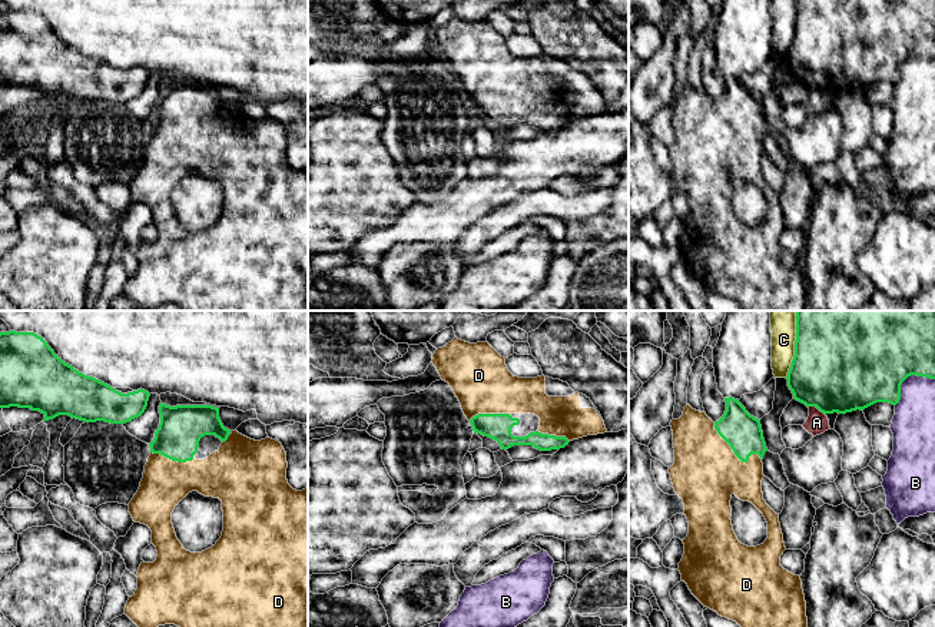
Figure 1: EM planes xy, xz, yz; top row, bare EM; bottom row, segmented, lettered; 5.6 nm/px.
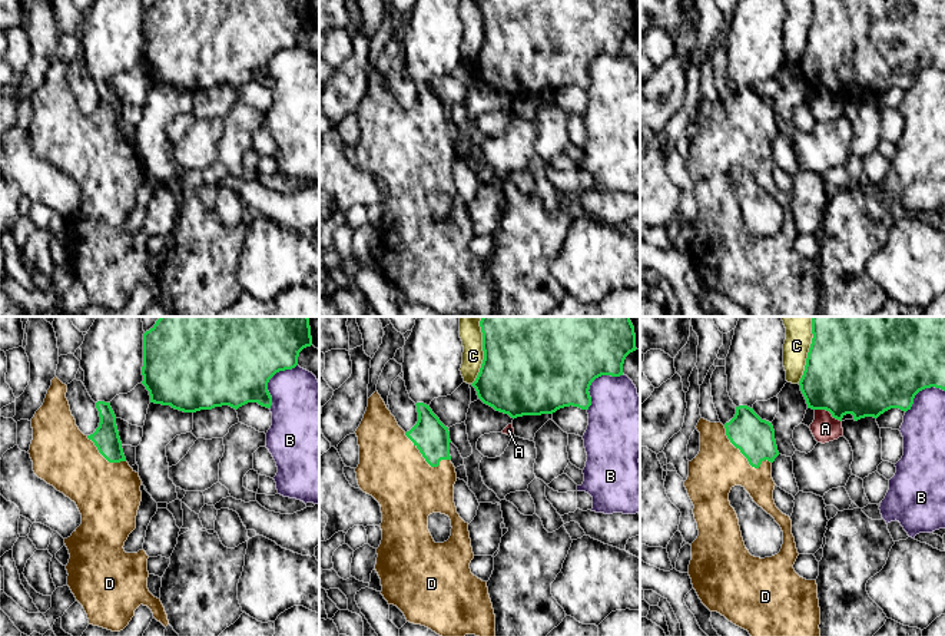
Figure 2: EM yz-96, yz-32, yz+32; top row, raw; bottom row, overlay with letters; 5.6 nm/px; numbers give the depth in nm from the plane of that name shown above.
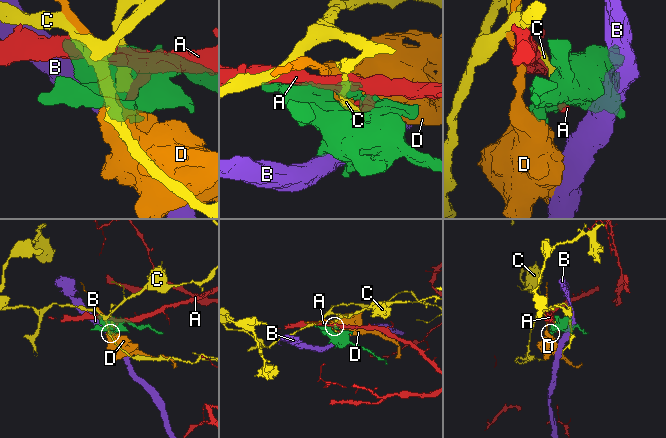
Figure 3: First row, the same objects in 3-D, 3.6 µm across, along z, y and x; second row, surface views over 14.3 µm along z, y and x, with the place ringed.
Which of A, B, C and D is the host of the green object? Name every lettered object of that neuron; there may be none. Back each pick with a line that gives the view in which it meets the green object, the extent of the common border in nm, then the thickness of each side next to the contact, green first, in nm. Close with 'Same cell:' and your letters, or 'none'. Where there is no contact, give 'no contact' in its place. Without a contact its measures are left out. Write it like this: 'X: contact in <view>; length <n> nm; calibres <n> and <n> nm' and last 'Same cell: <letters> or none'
D: contact in yz; length 340 nm; calibres 220 and 380 nm
Same cell: D

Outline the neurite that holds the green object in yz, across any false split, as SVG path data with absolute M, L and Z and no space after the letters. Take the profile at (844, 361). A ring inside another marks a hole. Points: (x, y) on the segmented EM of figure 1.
M795 311L796 312L796 341L795 356L788 372L788 387L793 398L806 407L816 407L826 414L846 414L865 408L876 402L896 405L901 399L901 385L911 376L925 376L935 379L935 311Z

